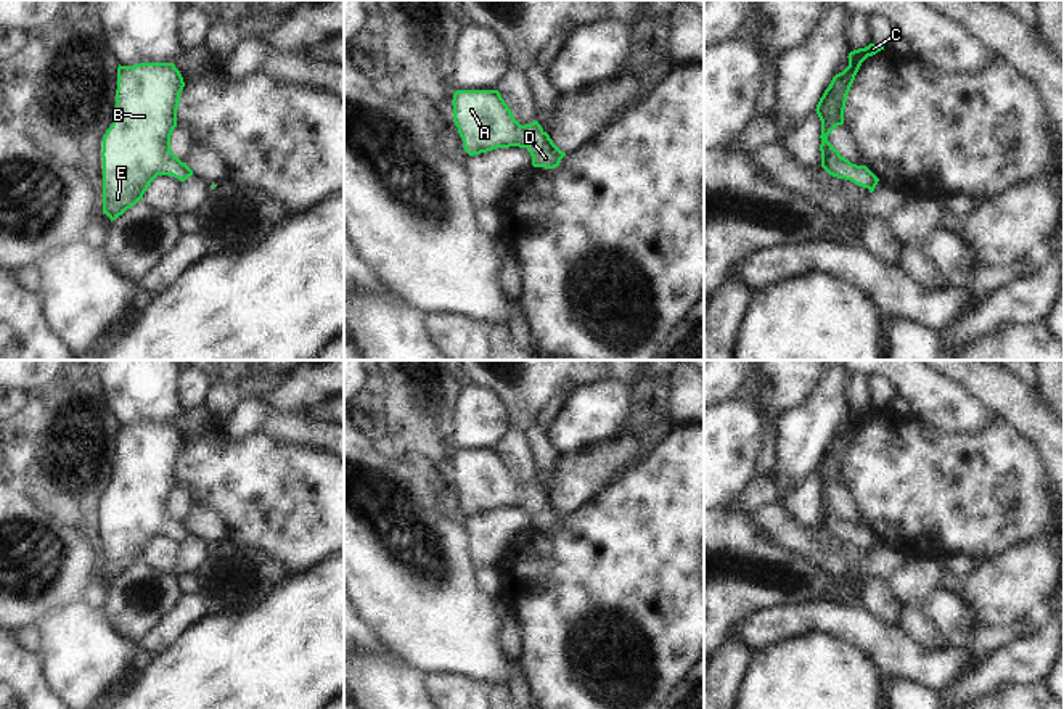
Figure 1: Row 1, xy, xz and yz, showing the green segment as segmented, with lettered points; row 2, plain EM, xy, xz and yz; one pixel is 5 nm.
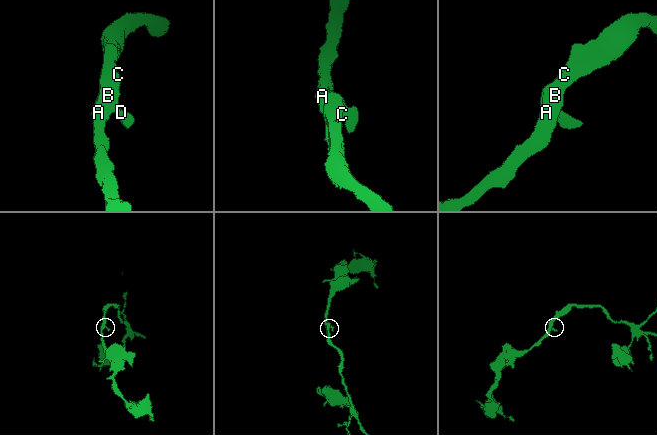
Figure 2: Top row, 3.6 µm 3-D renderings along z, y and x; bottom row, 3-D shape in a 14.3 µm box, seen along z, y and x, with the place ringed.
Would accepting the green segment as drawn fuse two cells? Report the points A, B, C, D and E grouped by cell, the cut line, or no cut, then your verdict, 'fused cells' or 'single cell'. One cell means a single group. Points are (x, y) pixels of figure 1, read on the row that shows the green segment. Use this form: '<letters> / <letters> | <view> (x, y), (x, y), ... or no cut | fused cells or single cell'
A B C D E | no cut | single cell

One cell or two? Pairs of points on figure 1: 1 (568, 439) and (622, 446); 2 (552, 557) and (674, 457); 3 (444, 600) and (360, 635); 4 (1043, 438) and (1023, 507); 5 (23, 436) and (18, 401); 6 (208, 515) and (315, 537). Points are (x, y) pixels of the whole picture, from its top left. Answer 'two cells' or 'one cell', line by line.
1: two cells
2: one cell
3: two cells
4: two cells
5: two cells
6: two cells

